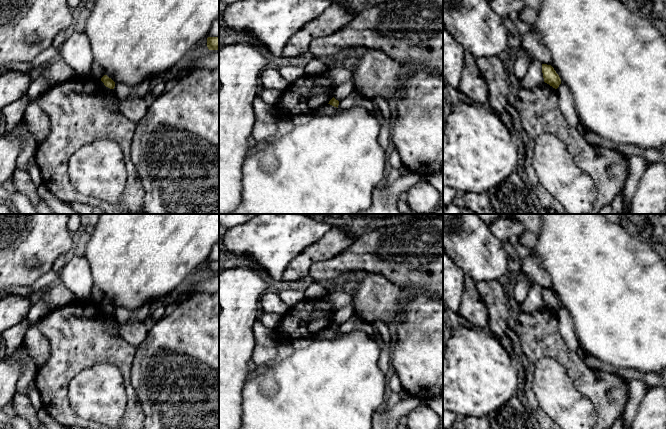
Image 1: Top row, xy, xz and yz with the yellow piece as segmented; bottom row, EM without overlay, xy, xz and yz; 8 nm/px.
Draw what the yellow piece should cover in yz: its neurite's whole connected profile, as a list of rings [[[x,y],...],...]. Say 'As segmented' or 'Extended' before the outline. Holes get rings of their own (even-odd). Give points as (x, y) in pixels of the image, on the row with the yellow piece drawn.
As segmented. [[[542,64],[544,82],[557,89],[561,84],[561,79],[551,65]]]

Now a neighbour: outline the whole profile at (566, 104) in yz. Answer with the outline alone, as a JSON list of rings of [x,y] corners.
[[[563,83],[556,89],[558,94],[558,107],[570,127],[576,128],[580,118],[575,107],[574,97],[570,89]]]

